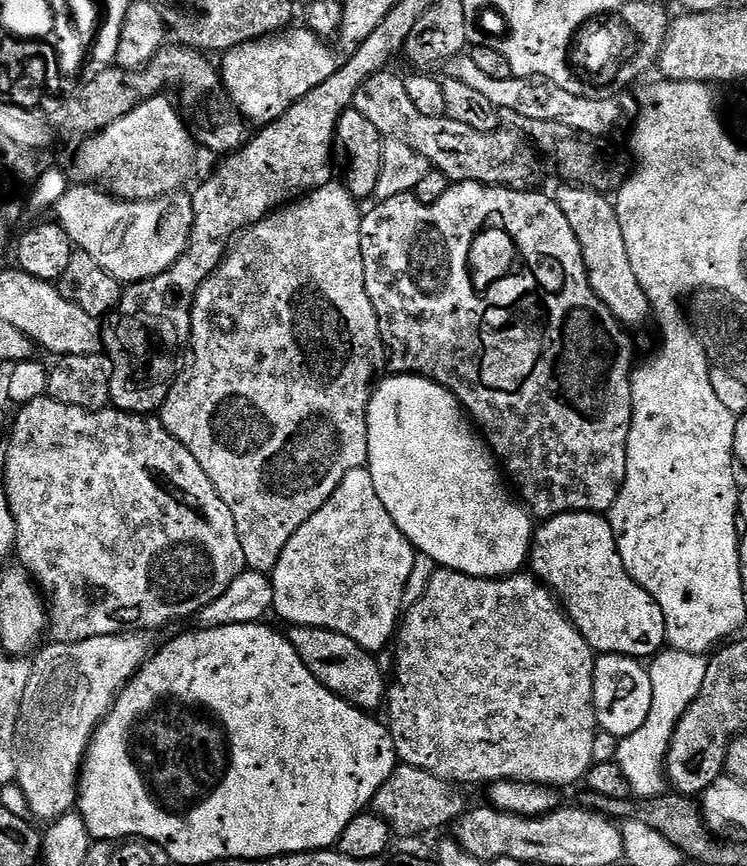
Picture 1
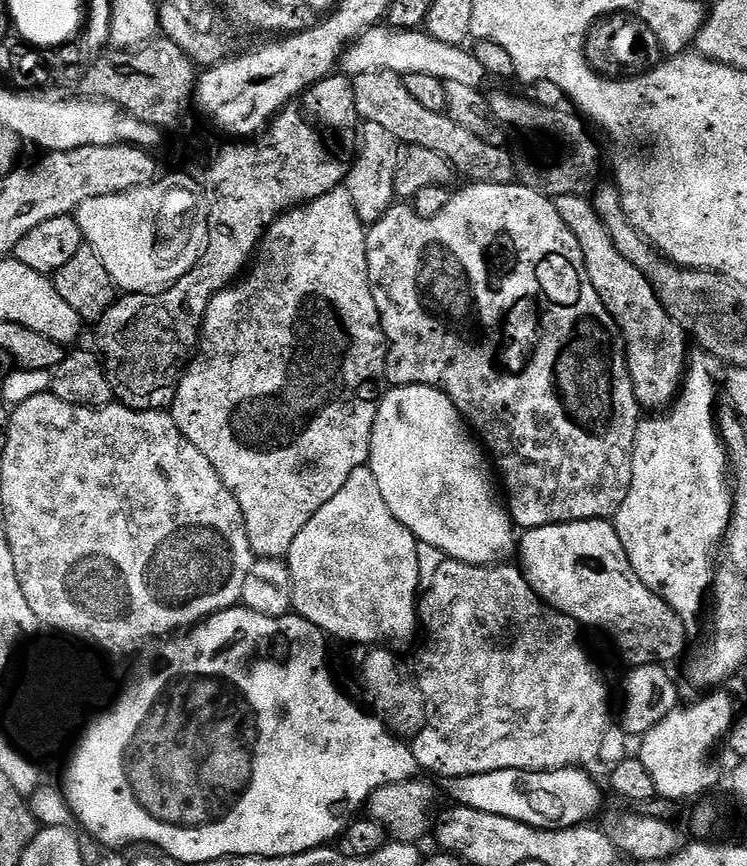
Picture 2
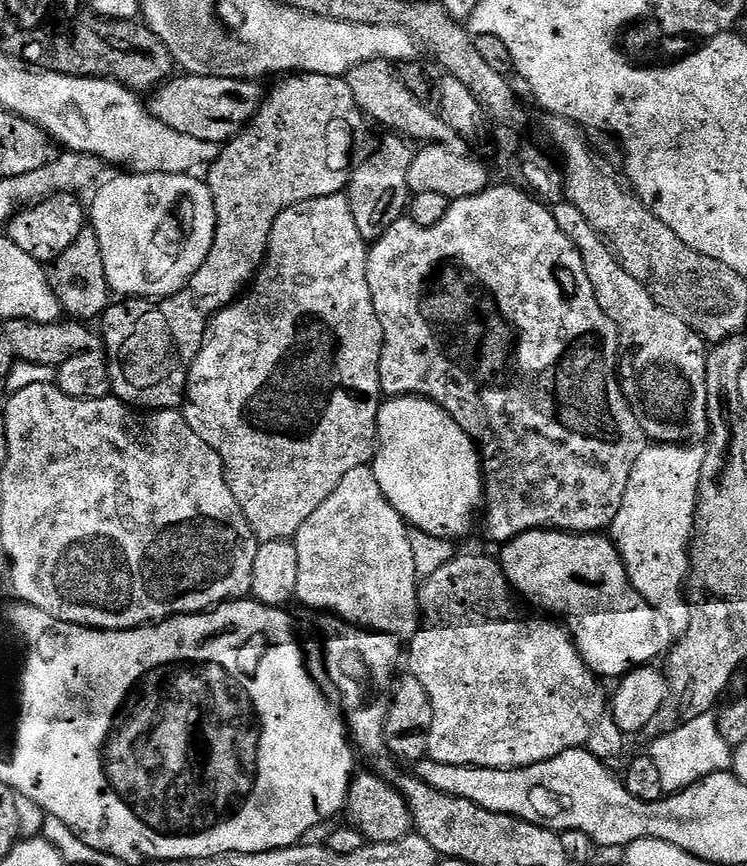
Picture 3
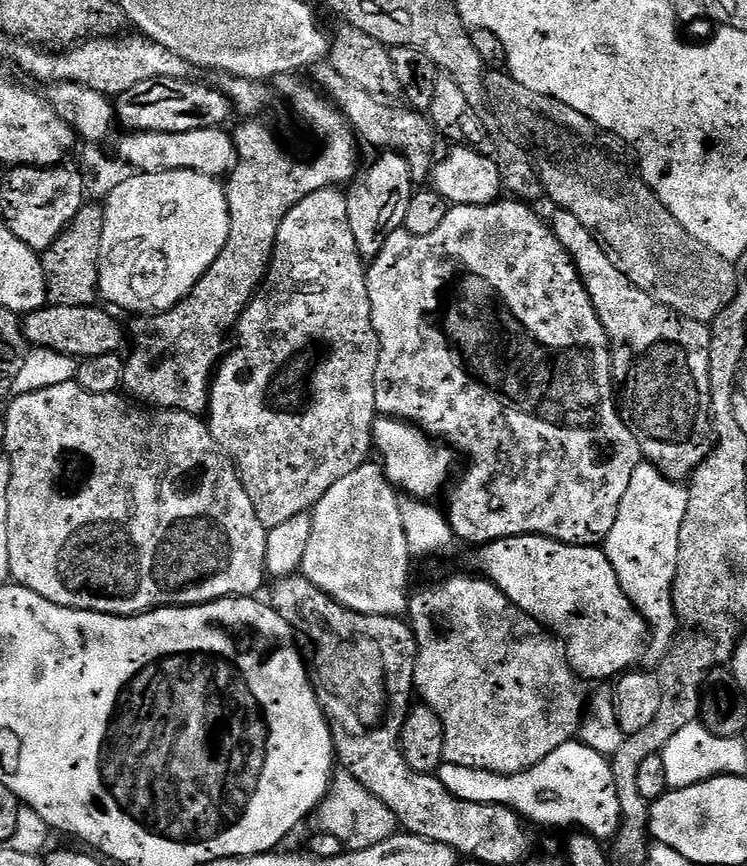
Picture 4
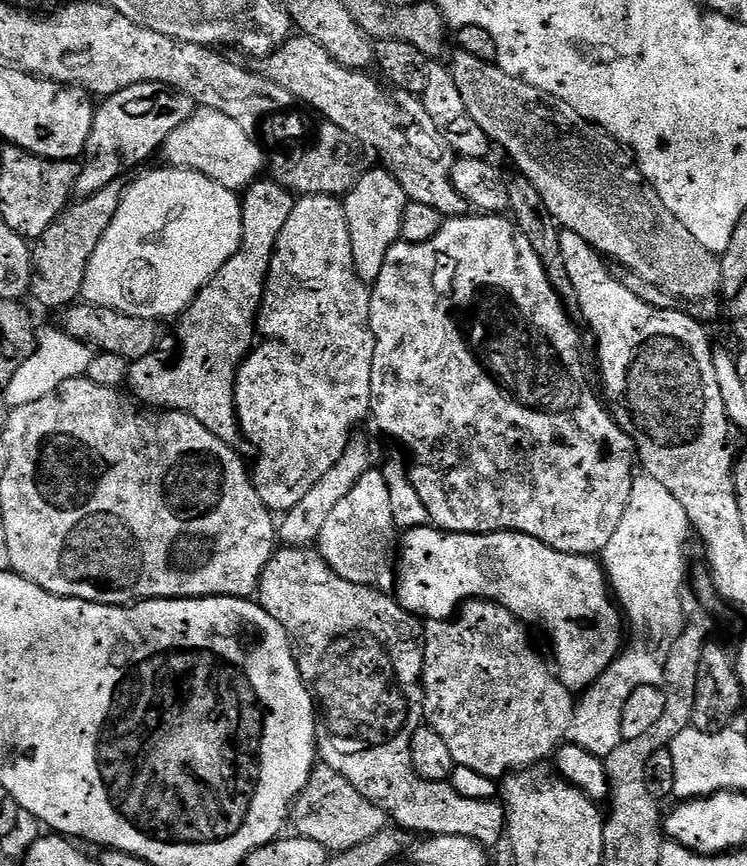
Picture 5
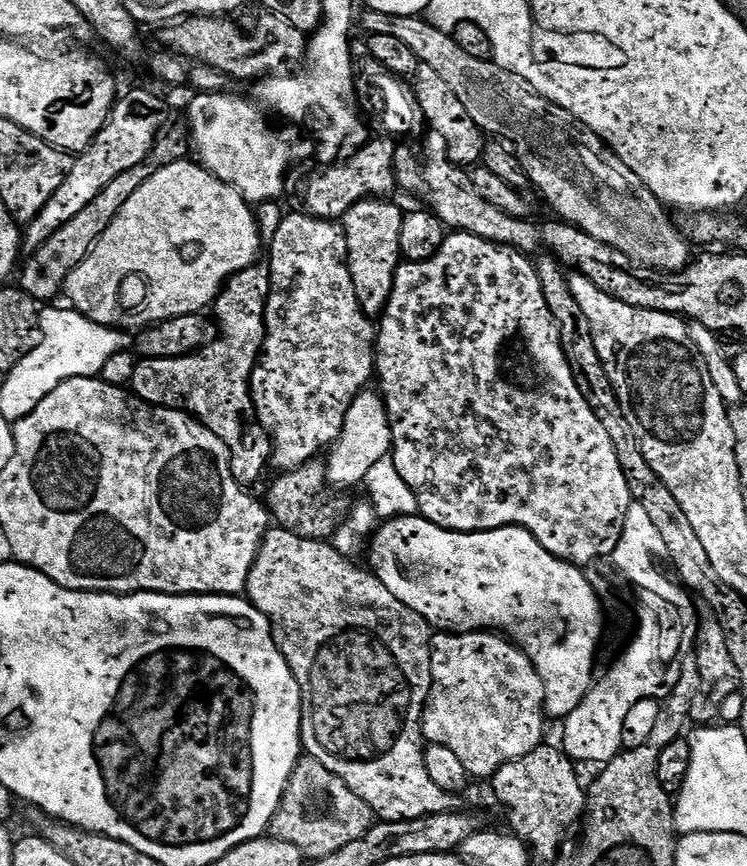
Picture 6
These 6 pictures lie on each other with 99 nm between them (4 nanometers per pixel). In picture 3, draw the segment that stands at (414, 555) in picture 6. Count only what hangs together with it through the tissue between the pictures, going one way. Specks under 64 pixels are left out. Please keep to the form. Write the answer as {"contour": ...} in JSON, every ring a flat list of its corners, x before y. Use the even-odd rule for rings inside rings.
{"contour":[[551,530,523,532,521,536,515,536,514,539,503,545,503,547,499,549,499,552,498,559,500,561,500,569,504,572,504,577,508,580,509,585,511,585,517,593,520,591,530,603,537,604,540,608,545,608,545,610,540,609,545,613,551,614,556,618,565,616,565,618,568,619,568,621,566,621,568,635,571,636,573,642,576,644,578,654,586,662,586,666,593,674,595,674,595,676,597,676,597,678,605,678,604,676,616,676,615,678,623,678,627,676,629,672,633,672,634,669,651,665,653,661,655,661,652,659,654,659,660,652,660,620,656,617,659,616,657,609,653,608,652,605,647,604,647,602,642,598,642,594,638,594,634,590,634,586,628,577,626,566,620,557,620,551,616,549,616,545,612,543,611,539,609,539,607,535,554,532]]}

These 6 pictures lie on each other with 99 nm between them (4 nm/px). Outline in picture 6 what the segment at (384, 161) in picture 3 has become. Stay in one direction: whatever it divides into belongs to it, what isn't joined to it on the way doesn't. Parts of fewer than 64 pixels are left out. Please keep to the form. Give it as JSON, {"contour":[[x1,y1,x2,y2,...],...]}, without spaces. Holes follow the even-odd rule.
{"contour":[[388,198,363,200,350,206,348,213,342,217,350,278,354,282,354,290,358,294,360,303,369,314,387,309,388,299,394,290,394,278,402,263,400,243,402,222,406,212,398,205,391,204,392,202]]}

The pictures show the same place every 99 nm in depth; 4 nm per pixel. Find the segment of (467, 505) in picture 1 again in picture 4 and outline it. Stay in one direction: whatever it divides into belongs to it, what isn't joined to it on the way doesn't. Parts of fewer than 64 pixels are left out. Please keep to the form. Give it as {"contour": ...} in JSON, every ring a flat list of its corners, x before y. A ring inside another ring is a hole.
{"contour":[[391,418,376,419,372,427,372,442,378,456,380,452,379,459,382,461,388,481,401,493,408,492,404,494,428,502,436,498,432,496,445,491,444,483,448,480,448,471,452,468,454,455,453,449,447,443,437,442,427,432,423,432,407,420]]}

